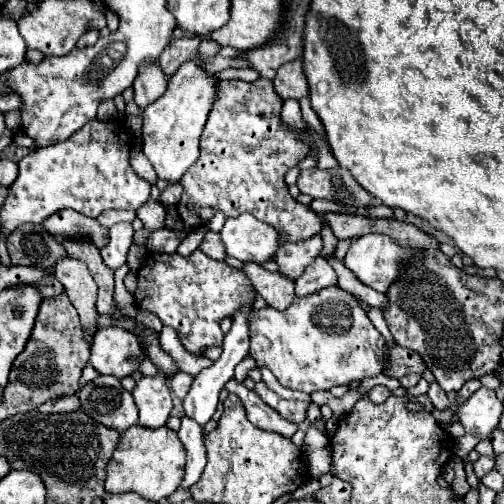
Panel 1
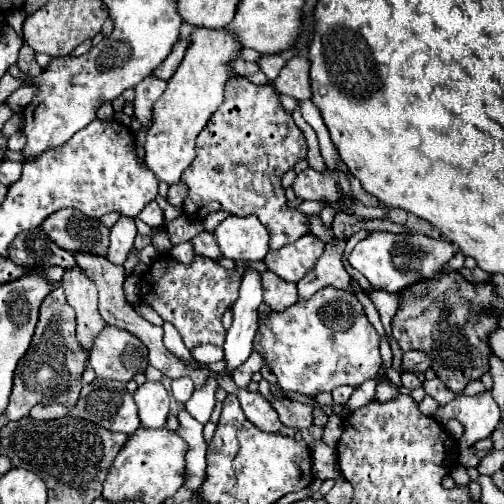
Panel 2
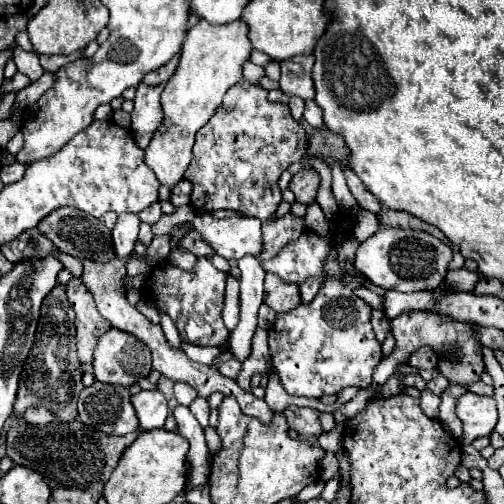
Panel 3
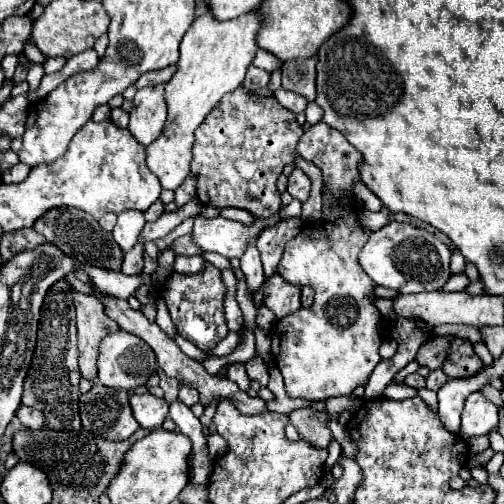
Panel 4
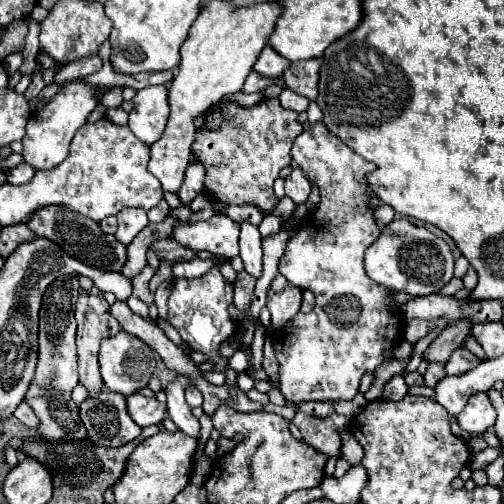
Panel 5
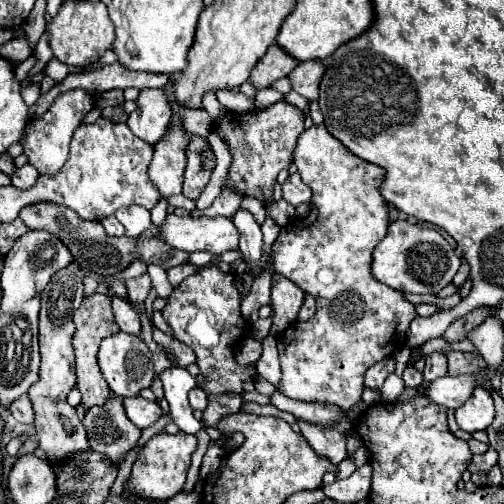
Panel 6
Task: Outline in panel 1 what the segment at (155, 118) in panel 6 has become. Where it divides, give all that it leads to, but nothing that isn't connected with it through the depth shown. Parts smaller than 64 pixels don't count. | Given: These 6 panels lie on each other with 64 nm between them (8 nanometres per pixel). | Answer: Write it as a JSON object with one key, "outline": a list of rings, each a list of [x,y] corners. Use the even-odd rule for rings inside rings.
{"outline":[[[158,60],[154,62],[142,62],[138,66],[138,76],[132,84],[134,88],[134,102],[140,108],[146,108],[150,102],[154,102],[156,98],[160,98],[166,90],[166,74],[162,72]]]}

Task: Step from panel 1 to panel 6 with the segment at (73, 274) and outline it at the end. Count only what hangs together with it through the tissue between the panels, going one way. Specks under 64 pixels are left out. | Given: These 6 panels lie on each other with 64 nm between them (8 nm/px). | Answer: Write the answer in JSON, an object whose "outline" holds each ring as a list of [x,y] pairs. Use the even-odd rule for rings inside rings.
{"outline":[[[102,294],[86,296],[82,306],[74,312],[74,324],[76,324],[76,332],[74,332],[72,344],[74,344],[74,352],[76,352],[76,374],[78,374],[76,388],[82,392],[82,406],[90,408],[96,404],[104,404],[104,400],[108,400],[108,396],[112,396],[112,392],[108,392],[108,384],[104,384],[104,378],[100,376],[100,368],[96,362],[96,354],[98,354],[102,338],[118,332],[118,324],[114,322],[112,308],[110,308],[110,298],[102,296]]]}

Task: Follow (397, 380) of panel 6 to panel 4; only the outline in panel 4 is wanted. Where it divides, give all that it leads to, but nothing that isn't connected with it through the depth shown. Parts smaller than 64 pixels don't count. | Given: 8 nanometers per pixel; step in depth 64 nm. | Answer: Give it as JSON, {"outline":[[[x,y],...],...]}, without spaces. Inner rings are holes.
{"outline":[[[390,384],[384,390],[384,396],[392,398],[392,400],[406,400],[406,398],[414,398],[416,390],[410,388],[410,386],[406,386],[406,384]]]}

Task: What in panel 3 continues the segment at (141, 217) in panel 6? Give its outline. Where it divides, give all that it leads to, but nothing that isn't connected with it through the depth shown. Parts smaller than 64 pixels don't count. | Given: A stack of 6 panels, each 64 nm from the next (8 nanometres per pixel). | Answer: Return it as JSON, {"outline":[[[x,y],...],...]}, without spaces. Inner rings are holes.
{"outline":[[[120,214],[118,222],[112,230],[112,244],[114,244],[114,256],[124,260],[136,244],[138,238],[138,226],[140,220],[136,214]]]}

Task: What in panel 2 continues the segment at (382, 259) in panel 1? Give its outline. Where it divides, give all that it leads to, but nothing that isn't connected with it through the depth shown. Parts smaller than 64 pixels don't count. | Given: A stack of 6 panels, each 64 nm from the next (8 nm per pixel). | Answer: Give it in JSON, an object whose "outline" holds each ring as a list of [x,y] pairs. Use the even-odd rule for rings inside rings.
{"outline":[[[372,232],[354,246],[354,250],[348,256],[348,262],[372,284],[372,288],[386,292],[400,292],[400,288],[406,288],[412,282],[418,282],[422,278],[432,278],[436,270],[440,270],[452,256],[454,256],[454,246],[450,242],[438,242],[422,234],[396,236],[388,232],[386,234]]]}

